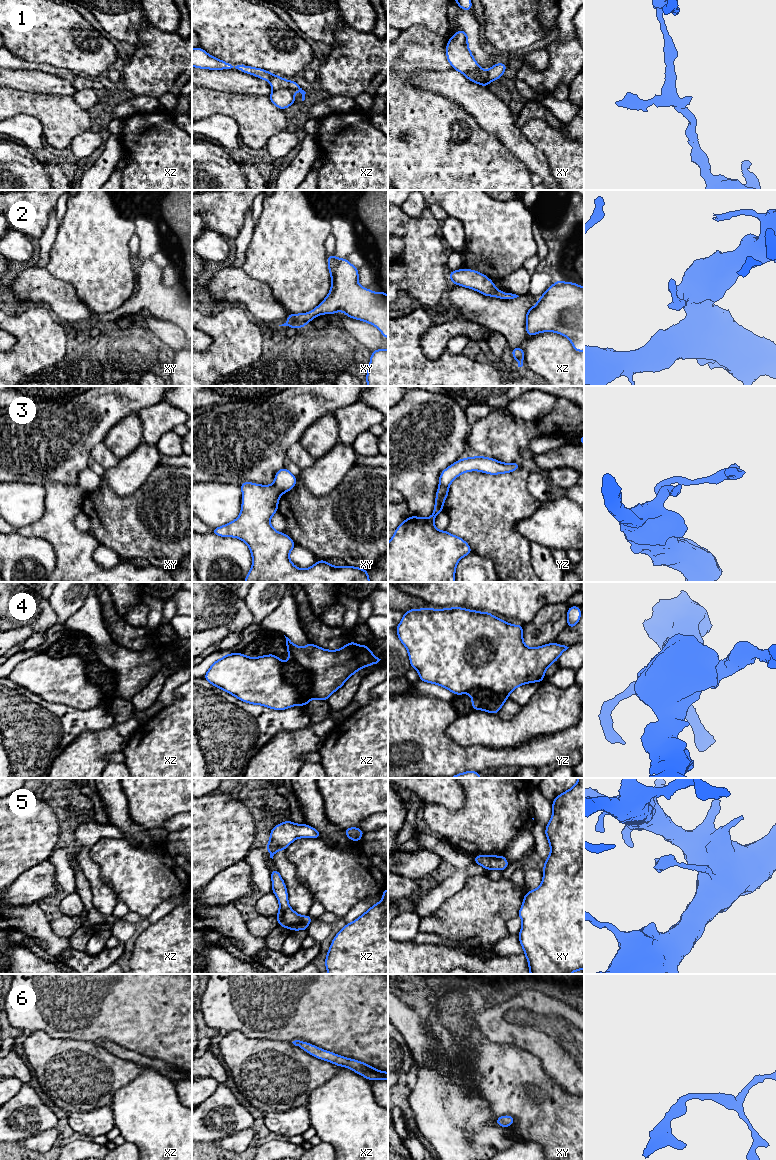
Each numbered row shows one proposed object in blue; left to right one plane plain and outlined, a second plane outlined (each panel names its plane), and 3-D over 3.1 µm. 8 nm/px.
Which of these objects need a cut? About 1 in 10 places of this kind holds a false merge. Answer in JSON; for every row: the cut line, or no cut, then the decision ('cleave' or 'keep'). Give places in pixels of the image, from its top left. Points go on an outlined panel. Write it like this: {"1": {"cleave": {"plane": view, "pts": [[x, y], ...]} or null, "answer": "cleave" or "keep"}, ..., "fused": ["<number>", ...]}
{"1": {"cleave": {"plane": "xz", "pts": [[292, 90], [279, 88], [273, 91]]}, "answer": "cleave"}, "2": {"cleave": null, "answer": "keep"}, "3": {"cleave": {"plane": "xy", "pts": [[273, 484], [281, 493]]}, "answer": "cleave"}, "4": {"cleave": {"plane": "xz", "pts": [[289, 656], [308, 673], [311, 684], [311, 698], [306, 703]]}, "answer": "cleave"}, "5": {"cleave": null, "answer": "keep"}, "6": {"cleave": null, "answer": "keep"}, "fused": ["1", "3", "4"]}

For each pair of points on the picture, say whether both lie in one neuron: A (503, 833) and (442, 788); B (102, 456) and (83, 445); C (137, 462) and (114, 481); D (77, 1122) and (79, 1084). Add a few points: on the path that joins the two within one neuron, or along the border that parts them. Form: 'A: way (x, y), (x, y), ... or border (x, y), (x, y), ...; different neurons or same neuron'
A: border (463, 788), (465, 803), (459, 809), (439, 804); different neurons
B: border (102, 441), (93, 447), (90, 456); different neurons
C: way (131, 468), (120, 478); same neuron
D: border (101, 1107), (88, 1111), (72, 1111), (70, 1113); different neurons

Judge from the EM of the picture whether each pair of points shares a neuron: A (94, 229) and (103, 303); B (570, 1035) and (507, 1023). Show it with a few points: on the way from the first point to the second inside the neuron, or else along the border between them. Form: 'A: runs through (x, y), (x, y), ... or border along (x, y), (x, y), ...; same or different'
A: runs through (94, 247), (94, 258), (101, 271), (103, 285); same
B: runs through (554, 1032), (538, 1023), (523, 1023); same

